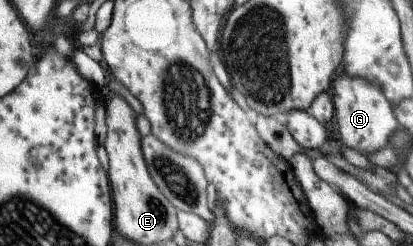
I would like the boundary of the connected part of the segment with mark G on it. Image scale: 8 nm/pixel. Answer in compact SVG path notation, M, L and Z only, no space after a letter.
M342 74L332 81L329 92L341 143L360 151L365 156L367 151L388 147L388 137L397 127L397 123L392 107L378 85L362 77Z

